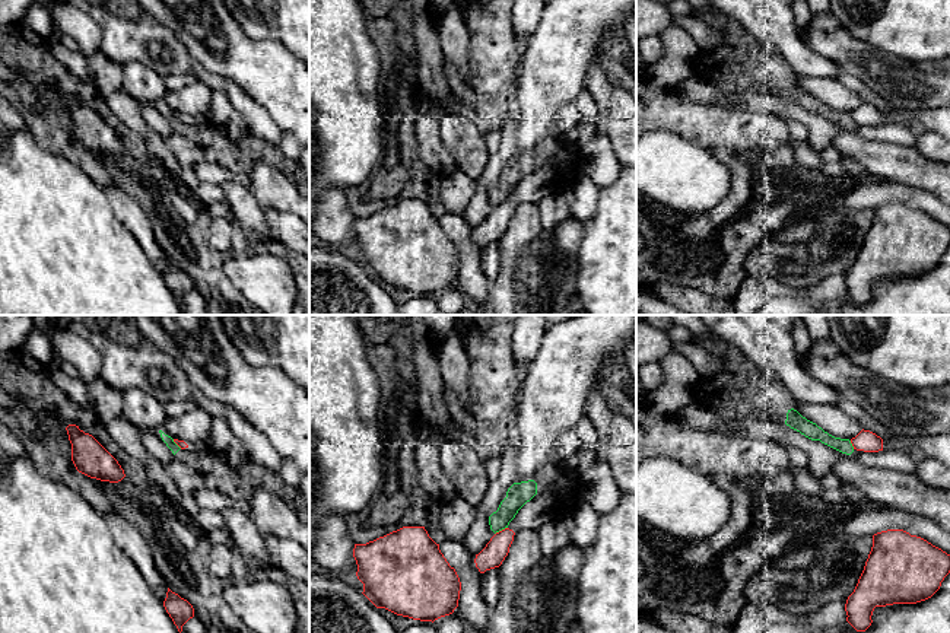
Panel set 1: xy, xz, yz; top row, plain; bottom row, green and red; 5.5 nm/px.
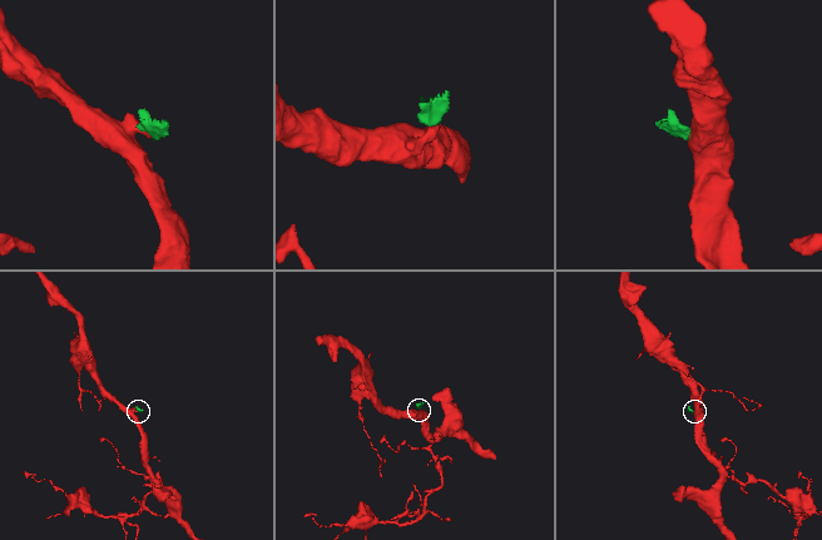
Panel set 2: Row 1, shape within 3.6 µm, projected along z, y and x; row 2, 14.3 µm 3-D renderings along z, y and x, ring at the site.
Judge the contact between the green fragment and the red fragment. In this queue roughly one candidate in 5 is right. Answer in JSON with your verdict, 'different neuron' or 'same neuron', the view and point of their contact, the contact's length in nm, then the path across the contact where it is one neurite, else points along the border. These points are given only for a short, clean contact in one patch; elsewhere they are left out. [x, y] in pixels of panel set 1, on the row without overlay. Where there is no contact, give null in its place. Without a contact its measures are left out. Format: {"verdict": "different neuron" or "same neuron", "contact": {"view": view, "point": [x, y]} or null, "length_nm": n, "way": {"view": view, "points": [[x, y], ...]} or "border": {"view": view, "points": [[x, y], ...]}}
{"verdict": "different neuron", "contact": {"view": "xz", "point": [501, 203]}, "length_nm": 80, "border": {"view": "xz", "points": [[507, 200], [495, 207]]}}

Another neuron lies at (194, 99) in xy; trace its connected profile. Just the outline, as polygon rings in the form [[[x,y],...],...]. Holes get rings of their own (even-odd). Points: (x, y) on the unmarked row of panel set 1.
[[[196,80],[178,90],[169,90],[165,93],[162,105],[172,112],[187,114],[198,118],[204,125],[204,120],[210,112],[213,90],[203,82]]]

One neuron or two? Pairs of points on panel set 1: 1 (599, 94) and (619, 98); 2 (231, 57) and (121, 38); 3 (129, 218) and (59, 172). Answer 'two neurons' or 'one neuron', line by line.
1: two neurons
2: two neurons
3: two neurons

